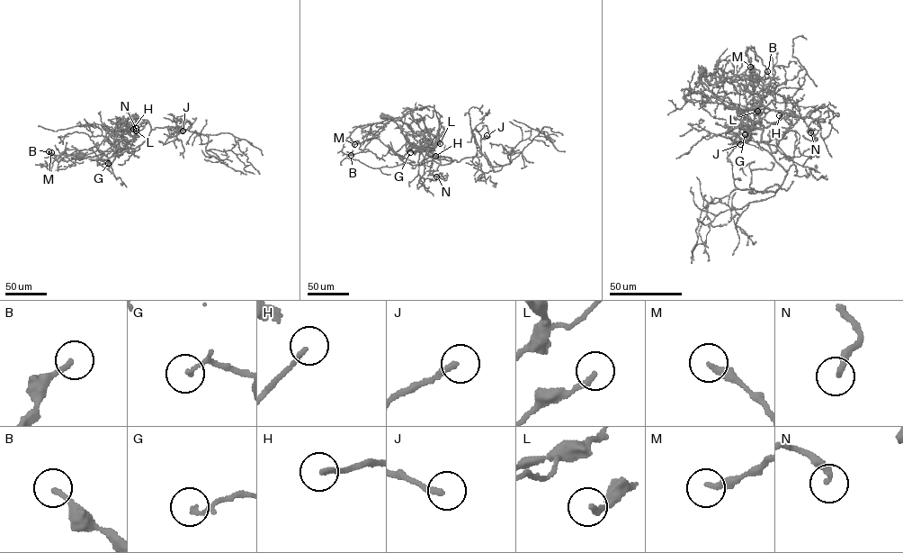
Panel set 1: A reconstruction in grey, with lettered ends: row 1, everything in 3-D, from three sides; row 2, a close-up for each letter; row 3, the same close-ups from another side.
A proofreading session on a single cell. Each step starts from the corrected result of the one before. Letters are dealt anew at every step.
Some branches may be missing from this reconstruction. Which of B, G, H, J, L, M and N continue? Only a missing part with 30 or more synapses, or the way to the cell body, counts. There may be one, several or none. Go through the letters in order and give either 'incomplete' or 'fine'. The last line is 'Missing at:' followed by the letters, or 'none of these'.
B: fine
G: fine
H: incomplete
J: incomplete
L: fine
M: fine
N: incomplete
Missing at: H, J, N

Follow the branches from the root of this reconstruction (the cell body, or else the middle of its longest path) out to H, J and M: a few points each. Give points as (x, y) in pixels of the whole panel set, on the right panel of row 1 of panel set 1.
H: (702, 73), (710, 91), (763, 130), (763, 142), (783, 137), (791, 120), (779, 115)
J: (702, 73), (710, 91), (763, 130), (761, 141), (786, 137), (775, 152), (752, 140), (740, 144)
M: (702, 73), (761, 141), (783, 137), (789, 114), (744, 77), (710, 84), (719, 59), (732, 84), (750, 67)

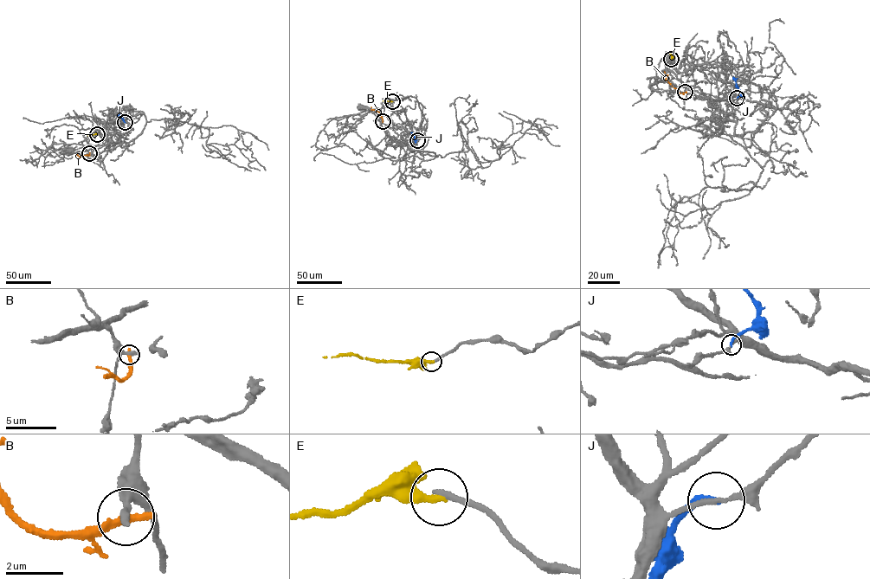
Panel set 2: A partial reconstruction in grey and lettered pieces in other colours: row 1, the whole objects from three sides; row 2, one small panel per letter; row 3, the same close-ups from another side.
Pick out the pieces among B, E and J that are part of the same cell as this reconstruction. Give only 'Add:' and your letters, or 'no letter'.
Add: no letter

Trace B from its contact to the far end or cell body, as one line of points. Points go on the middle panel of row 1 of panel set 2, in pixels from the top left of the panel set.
B: (383, 121), (381, 113), (371, 106)

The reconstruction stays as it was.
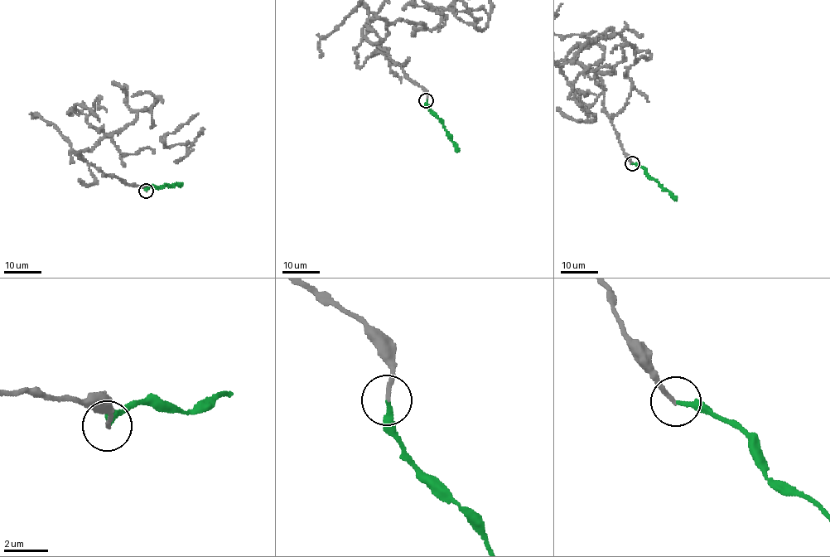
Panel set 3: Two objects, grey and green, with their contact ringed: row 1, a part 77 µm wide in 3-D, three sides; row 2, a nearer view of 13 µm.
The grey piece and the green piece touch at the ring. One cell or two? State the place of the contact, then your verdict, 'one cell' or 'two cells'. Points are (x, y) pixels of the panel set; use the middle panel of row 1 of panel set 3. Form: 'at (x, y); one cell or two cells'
at (426, 100); one cell

